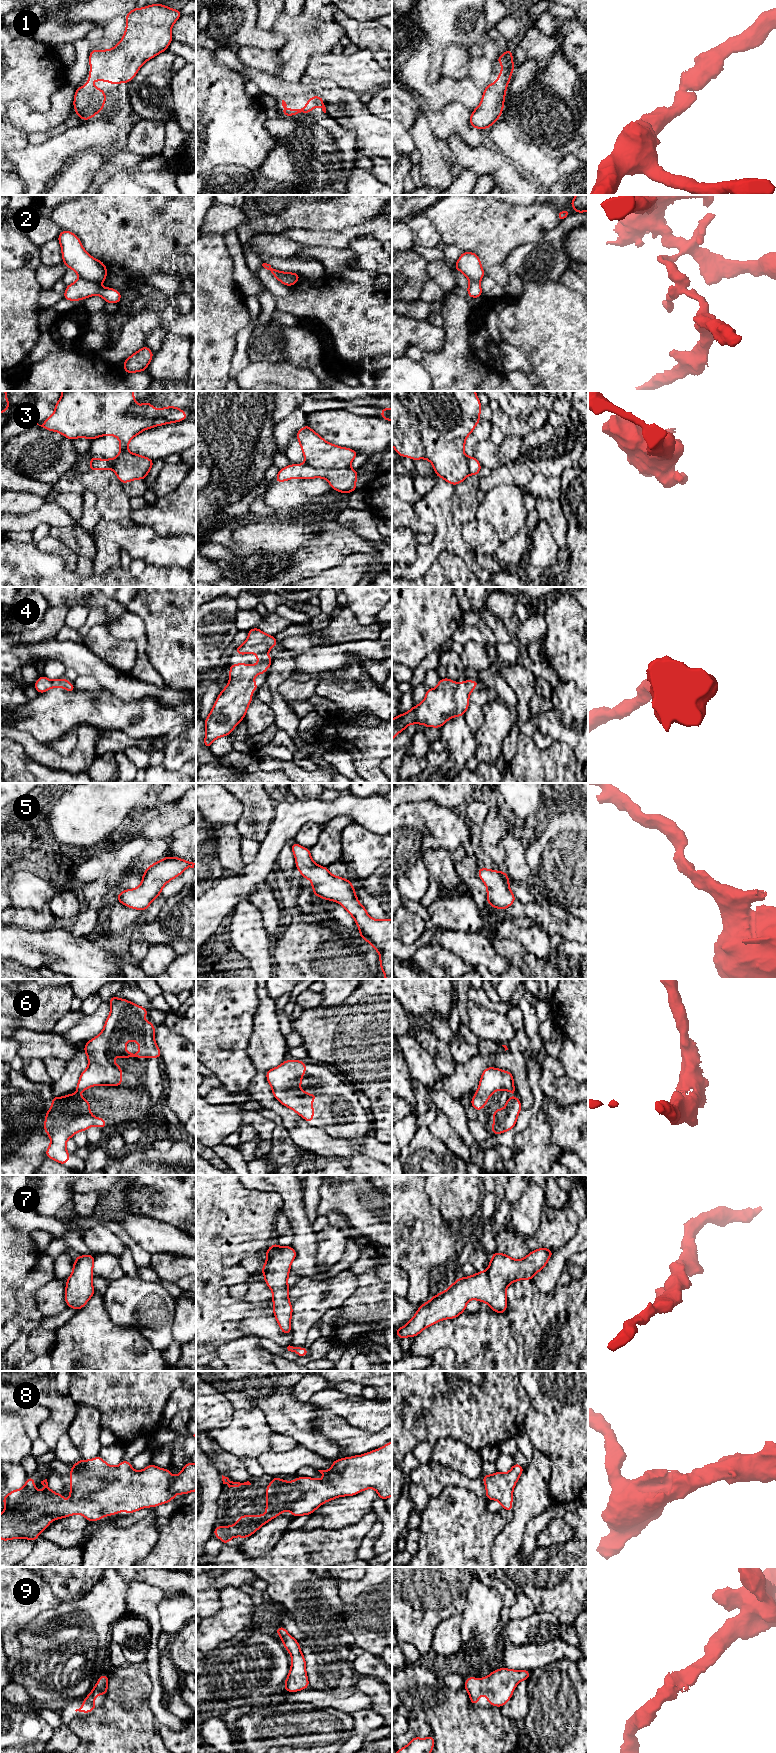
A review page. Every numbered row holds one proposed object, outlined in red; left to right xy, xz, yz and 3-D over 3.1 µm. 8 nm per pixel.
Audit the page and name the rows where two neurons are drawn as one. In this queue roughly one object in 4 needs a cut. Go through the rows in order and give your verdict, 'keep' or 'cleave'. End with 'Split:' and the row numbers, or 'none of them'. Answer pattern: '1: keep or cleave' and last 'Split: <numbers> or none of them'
1: keep
2: cleave
3: cleave
4: keep
5: keep
6: keep
7: keep
8: keep
9: keep
Split: 2, 3

